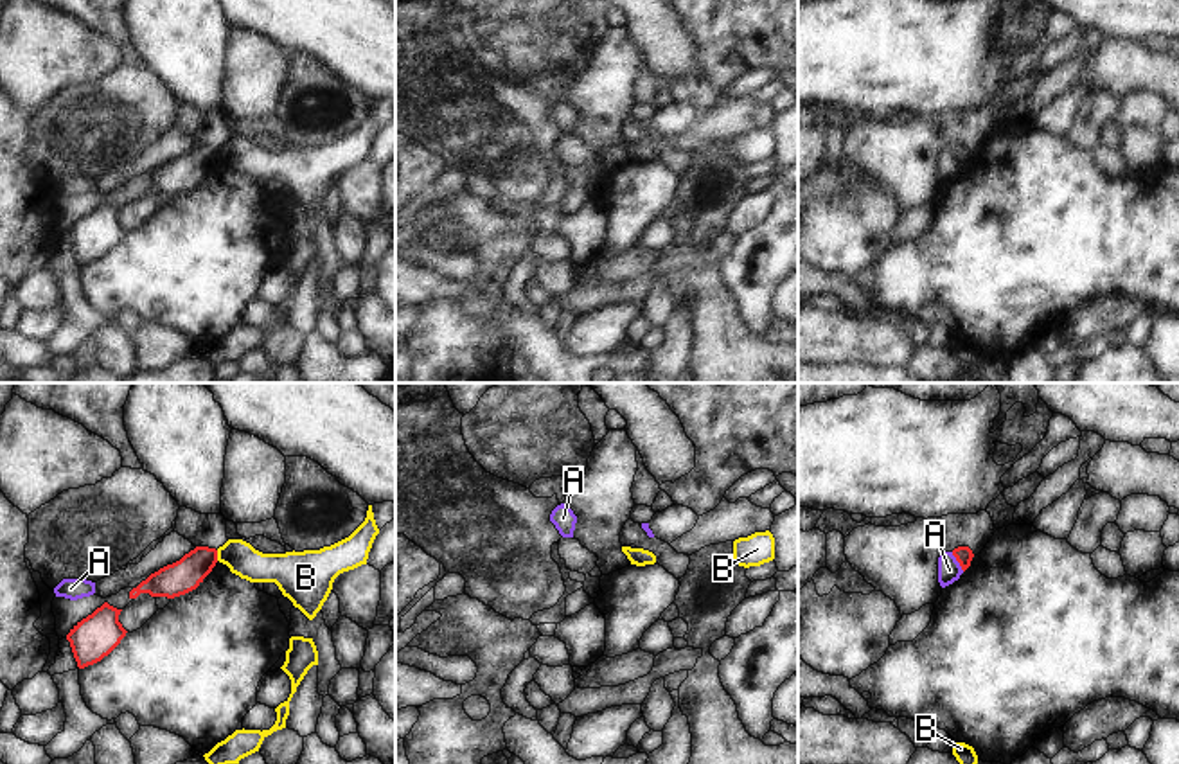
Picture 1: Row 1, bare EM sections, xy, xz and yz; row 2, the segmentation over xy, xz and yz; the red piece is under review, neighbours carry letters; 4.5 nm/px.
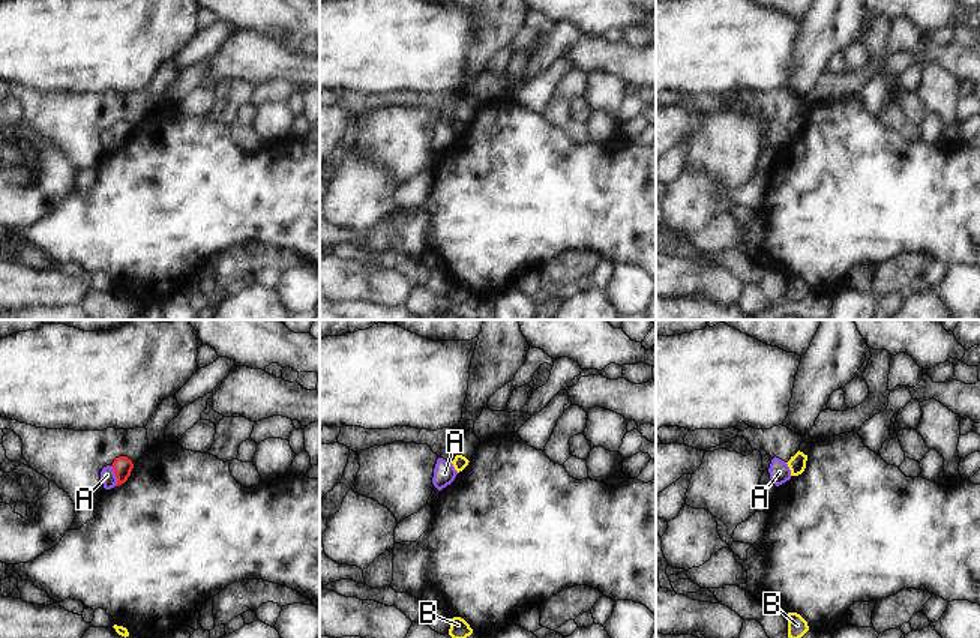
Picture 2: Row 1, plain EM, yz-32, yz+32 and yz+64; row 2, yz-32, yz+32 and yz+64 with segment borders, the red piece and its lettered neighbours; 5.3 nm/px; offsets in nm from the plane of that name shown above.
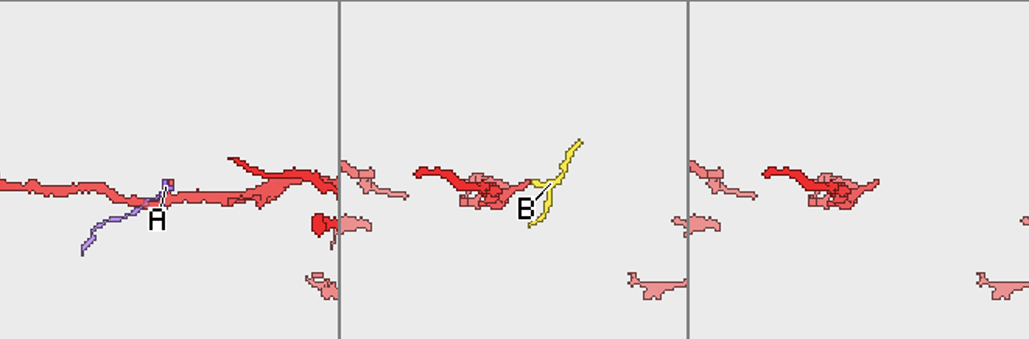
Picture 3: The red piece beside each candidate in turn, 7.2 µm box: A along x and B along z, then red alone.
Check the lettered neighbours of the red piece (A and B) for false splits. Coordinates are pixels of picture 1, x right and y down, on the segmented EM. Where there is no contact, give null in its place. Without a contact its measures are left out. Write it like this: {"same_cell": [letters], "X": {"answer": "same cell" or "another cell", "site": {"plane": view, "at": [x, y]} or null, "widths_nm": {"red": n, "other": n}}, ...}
{"same_cell": [], "A": {"answer": "another cell", "site": {"plane": "yz", "at": [957, 559]}, "widths_nm": {"red": 80, "other": 110}}, "B": {"answer": "another cell", "site": {"plane": "xy", "at": [216, 556]}, "widths_nm": {"red": 150, "other": 150}}}

